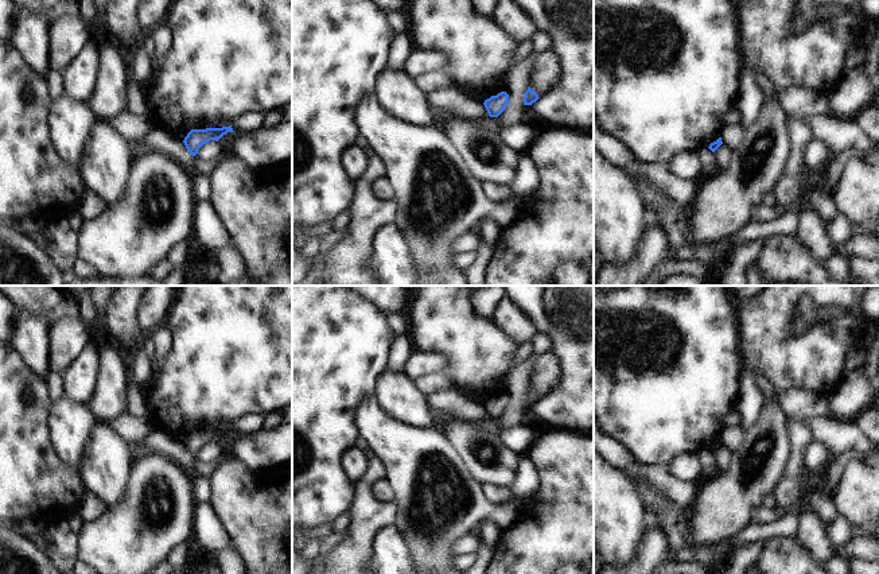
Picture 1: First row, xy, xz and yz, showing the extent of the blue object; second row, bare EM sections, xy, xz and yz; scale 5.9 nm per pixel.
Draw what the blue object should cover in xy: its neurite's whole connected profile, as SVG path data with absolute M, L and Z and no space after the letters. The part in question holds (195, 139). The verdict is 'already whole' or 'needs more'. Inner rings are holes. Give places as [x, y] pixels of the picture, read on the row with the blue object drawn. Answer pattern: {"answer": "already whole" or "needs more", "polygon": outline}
{"answer": "already whole", "polygon": "M232 125L222 128L191 129L183 143L187 151L195 156L199 148L210 140L218 141L227 132L234 132Z"}

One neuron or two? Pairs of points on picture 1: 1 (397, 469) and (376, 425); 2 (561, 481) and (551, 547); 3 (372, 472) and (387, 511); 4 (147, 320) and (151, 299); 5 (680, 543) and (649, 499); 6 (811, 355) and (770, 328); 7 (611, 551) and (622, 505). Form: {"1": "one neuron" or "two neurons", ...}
{"1": "one neuron", "2": "one neuron", "3": "one neuron", "4": "one neuron", "5": "one neuron", "6": "one neuron", "7": "one neuron"}

